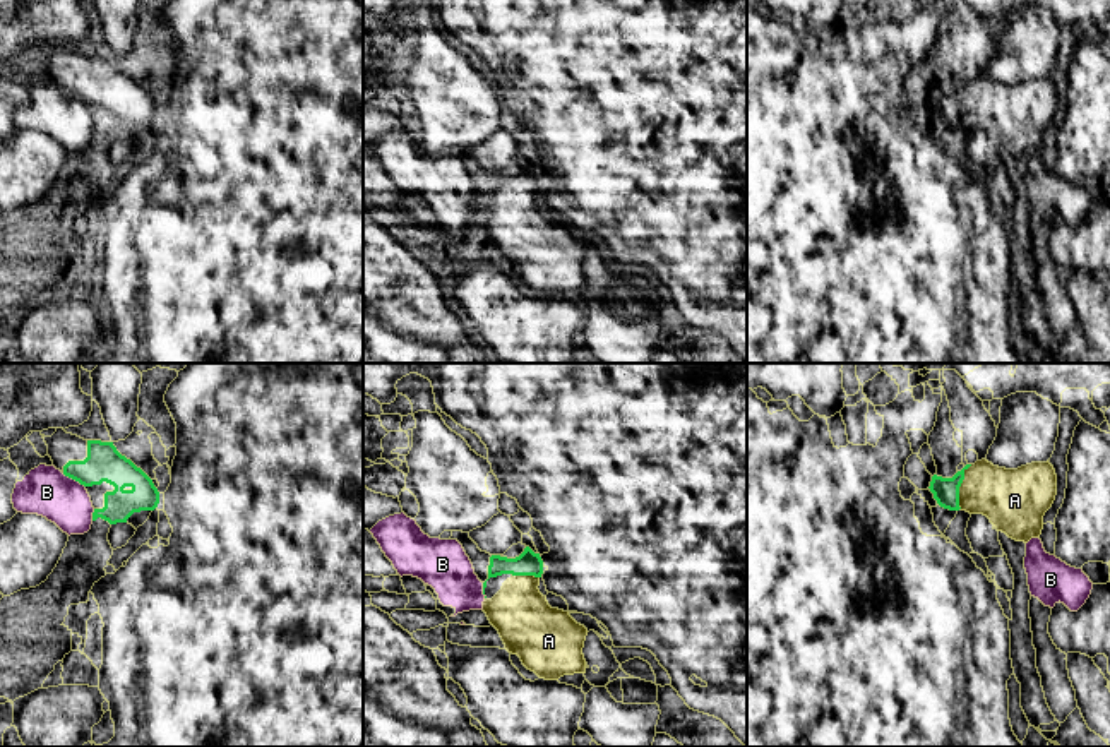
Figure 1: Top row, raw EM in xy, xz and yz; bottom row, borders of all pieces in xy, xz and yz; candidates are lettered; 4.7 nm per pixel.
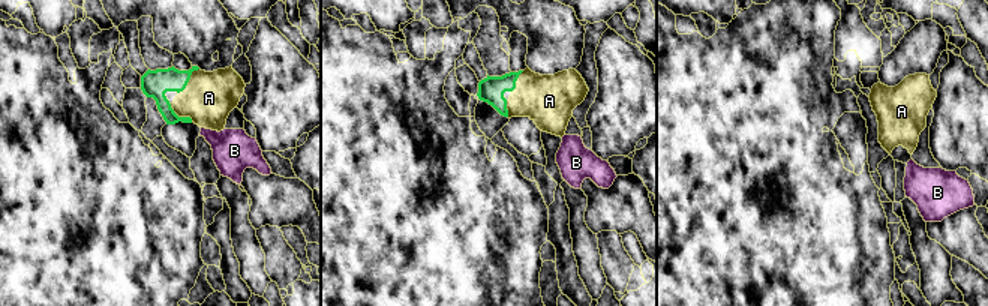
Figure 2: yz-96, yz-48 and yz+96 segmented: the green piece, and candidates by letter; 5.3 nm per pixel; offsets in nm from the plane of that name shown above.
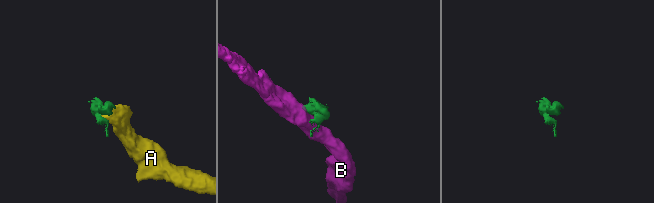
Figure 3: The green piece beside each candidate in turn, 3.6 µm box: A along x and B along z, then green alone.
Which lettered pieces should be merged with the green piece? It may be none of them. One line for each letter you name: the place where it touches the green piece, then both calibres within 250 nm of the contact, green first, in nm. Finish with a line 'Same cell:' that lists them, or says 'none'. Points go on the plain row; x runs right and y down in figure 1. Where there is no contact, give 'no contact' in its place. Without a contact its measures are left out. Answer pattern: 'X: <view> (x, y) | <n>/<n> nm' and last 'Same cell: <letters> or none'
A: yz (960, 101) | 130/280 nm
Same cell: A

